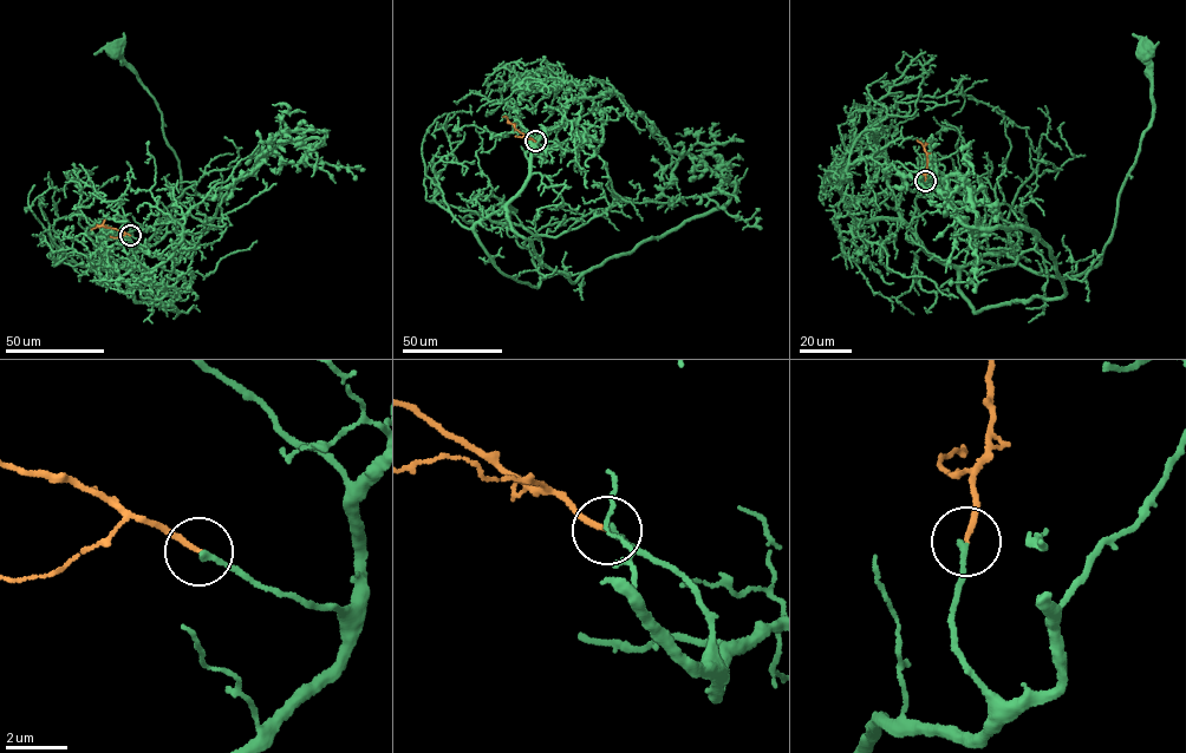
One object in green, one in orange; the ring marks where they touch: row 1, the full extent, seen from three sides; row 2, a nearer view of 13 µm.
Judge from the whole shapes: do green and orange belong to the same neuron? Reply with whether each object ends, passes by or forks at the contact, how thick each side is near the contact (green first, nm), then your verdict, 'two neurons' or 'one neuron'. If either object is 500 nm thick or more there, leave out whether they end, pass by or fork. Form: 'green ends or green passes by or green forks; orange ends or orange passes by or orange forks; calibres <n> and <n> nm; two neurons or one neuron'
green ends; orange ends; calibres 180 and 170 nm; one neuron

